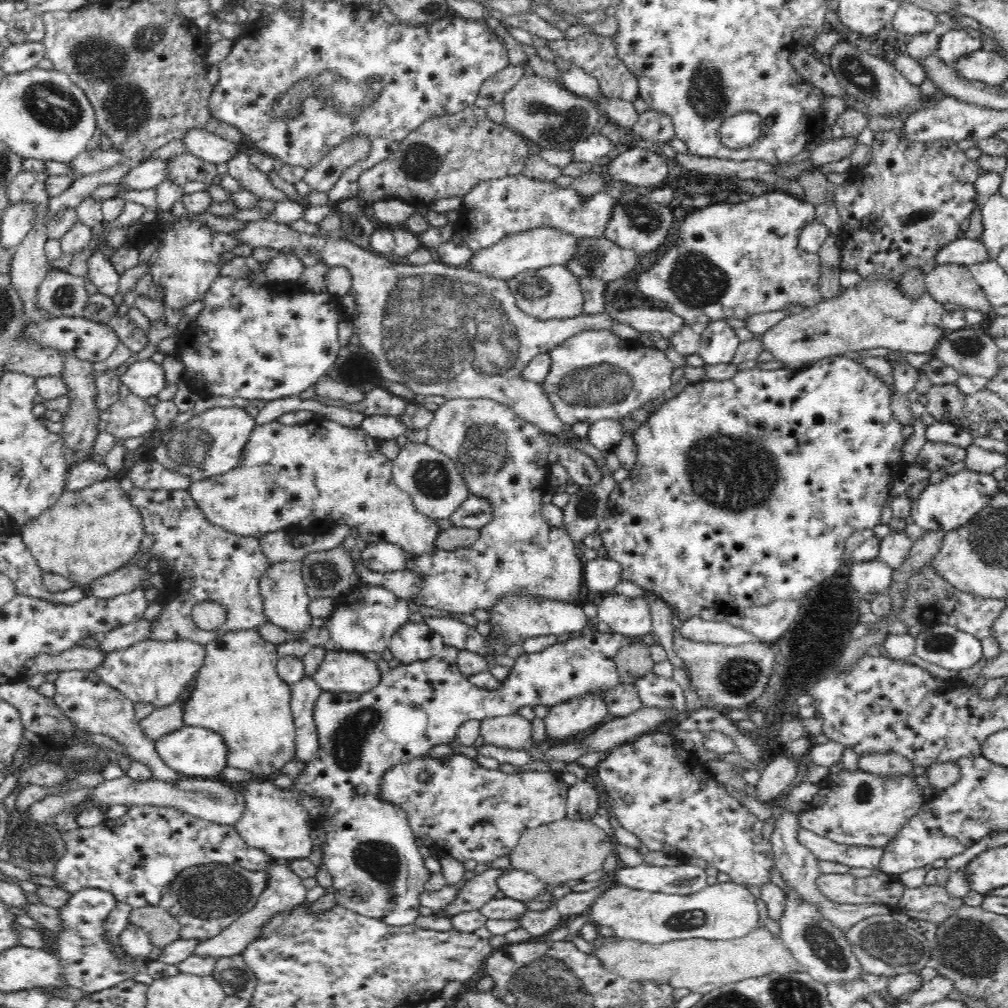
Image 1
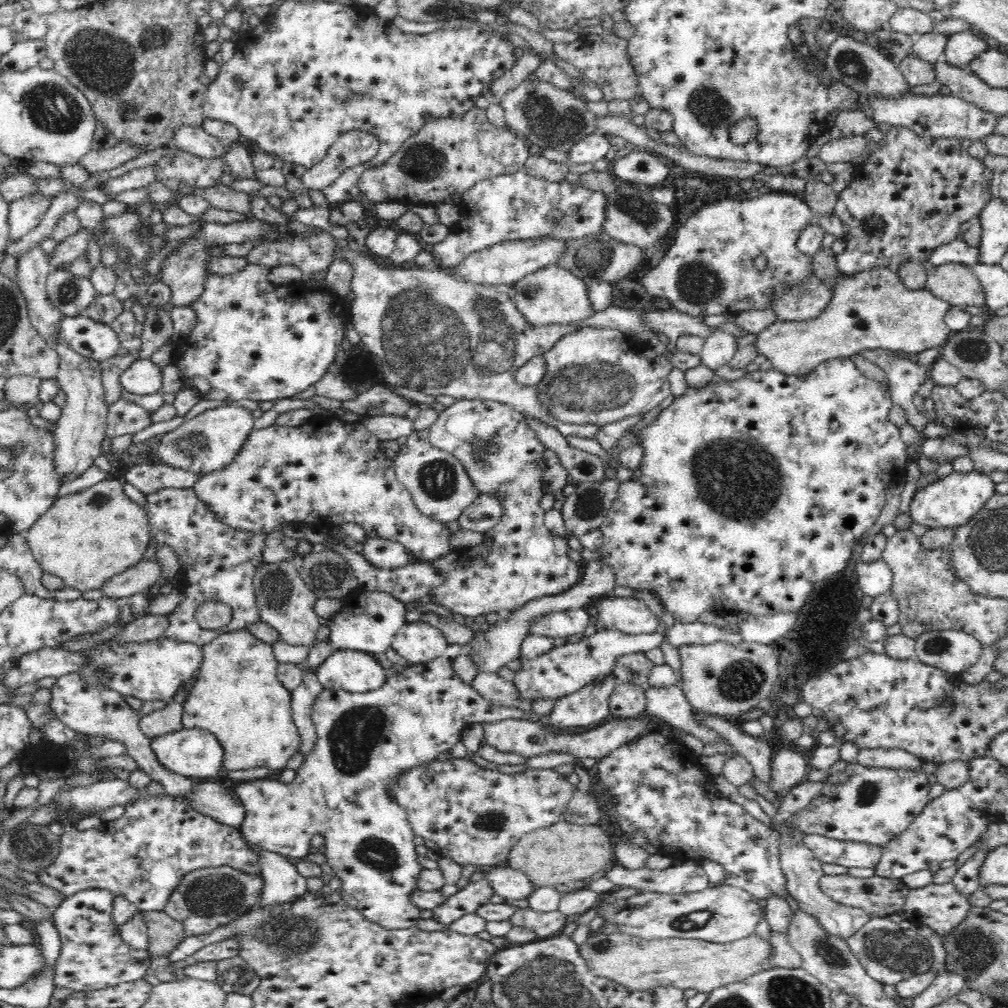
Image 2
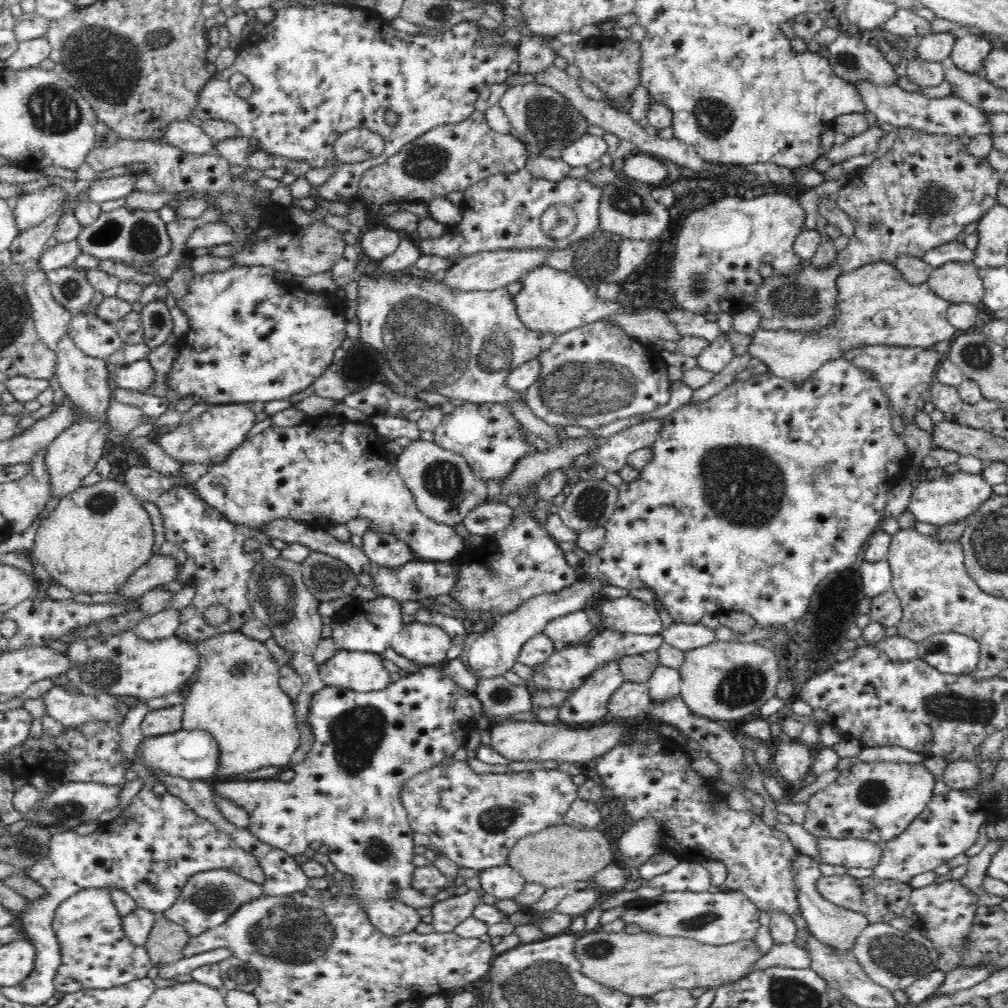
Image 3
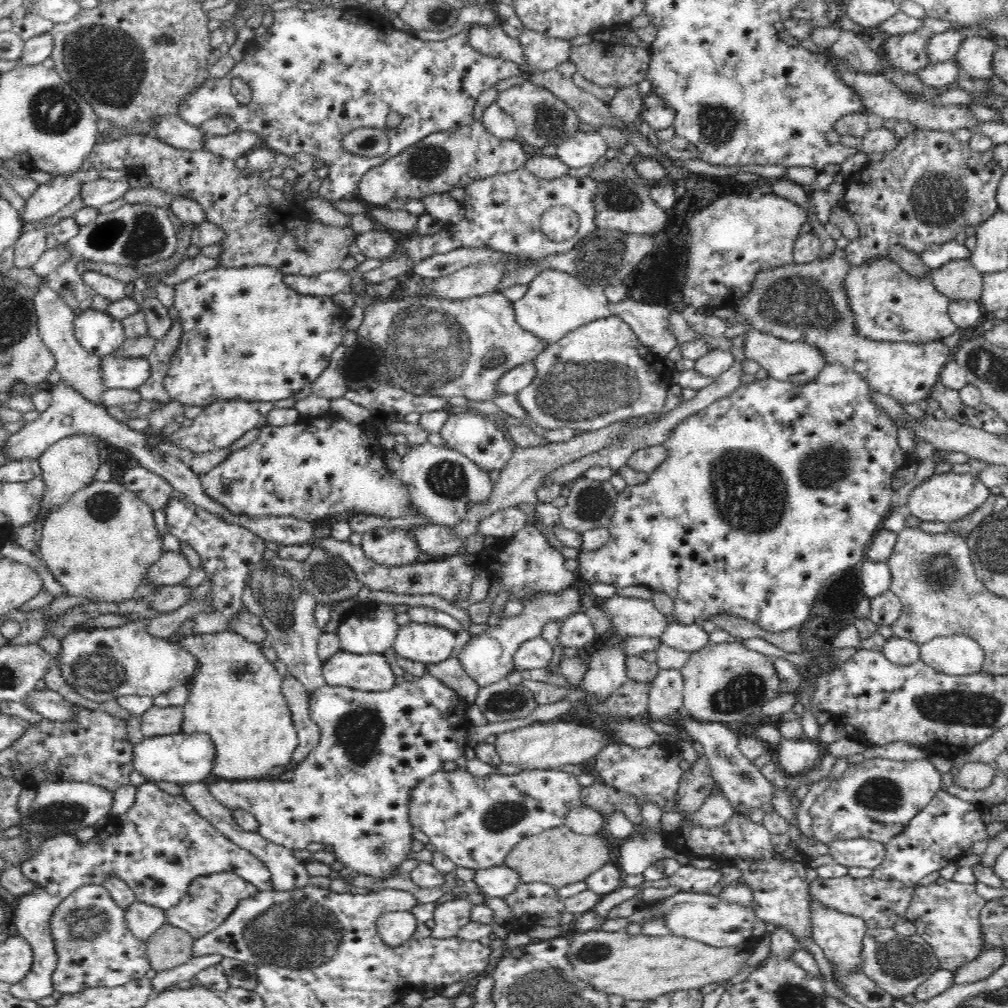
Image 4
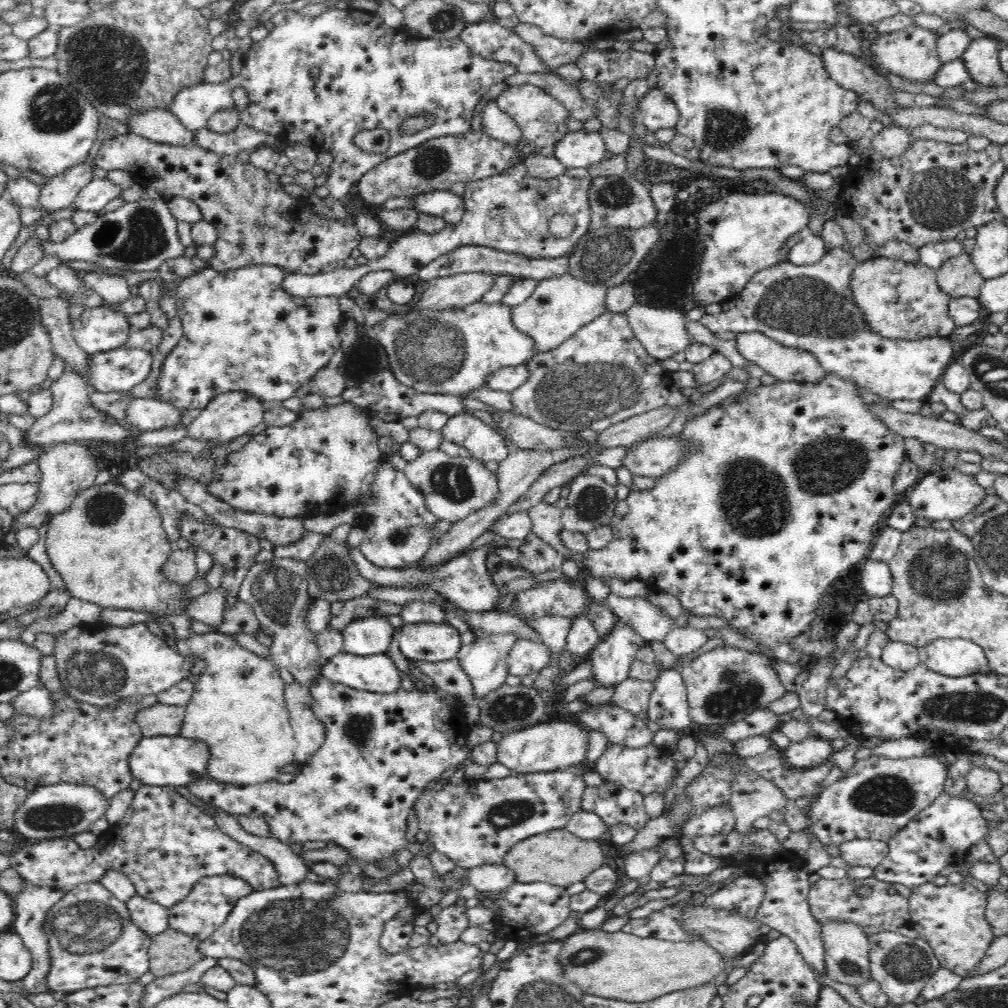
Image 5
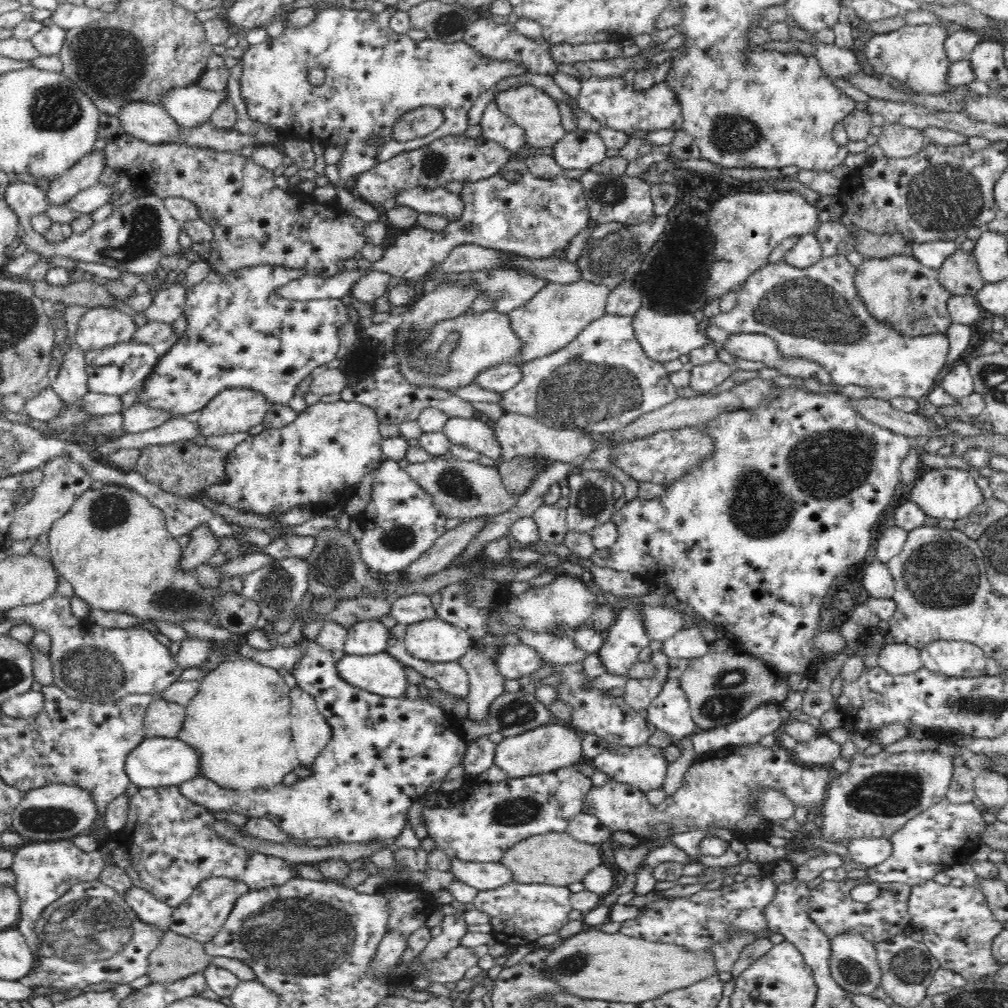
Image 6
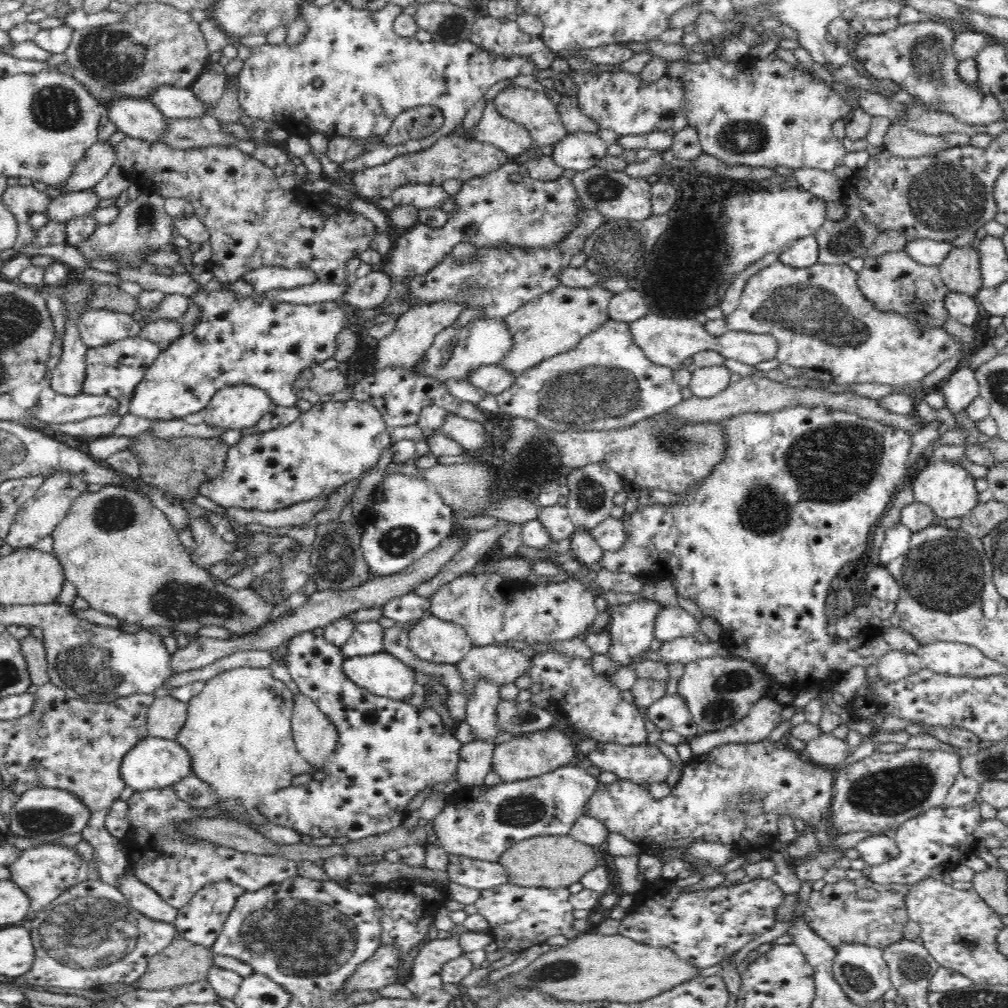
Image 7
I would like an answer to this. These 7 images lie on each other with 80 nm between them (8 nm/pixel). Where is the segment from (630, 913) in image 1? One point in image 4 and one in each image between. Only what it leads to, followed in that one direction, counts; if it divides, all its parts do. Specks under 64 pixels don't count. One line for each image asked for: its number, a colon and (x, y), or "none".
2: (725, 913)
3: (716, 917)
4: (707, 918)

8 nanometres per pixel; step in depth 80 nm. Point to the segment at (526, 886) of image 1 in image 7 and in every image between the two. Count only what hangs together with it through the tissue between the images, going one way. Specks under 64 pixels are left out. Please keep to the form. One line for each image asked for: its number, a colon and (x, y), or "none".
2: (509, 883)
3: (503, 882)
4: (499, 881)
5: (487, 878)
6: (483, 876)
7: (473, 873)

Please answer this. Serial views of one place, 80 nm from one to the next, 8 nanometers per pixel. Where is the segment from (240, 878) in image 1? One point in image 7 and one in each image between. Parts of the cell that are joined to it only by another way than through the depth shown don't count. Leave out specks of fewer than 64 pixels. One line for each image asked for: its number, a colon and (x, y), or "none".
2: (207, 898)
3: (208, 899)
4: (209, 900)
5: (207, 906)
6: (200, 917)
7: (201, 921)

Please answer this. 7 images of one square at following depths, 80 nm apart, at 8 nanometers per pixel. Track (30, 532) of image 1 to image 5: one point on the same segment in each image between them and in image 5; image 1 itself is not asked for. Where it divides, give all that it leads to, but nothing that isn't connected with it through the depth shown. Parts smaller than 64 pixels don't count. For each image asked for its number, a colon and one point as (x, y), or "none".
2: (86, 538)
3: (91, 541)
4: (100, 545)
5: (110, 547)

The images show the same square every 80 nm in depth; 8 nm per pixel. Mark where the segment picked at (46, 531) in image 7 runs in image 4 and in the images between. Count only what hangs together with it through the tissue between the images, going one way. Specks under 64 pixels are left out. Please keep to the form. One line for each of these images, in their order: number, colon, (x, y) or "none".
4: (68, 466)
5: (68, 468)
6: (64, 480)

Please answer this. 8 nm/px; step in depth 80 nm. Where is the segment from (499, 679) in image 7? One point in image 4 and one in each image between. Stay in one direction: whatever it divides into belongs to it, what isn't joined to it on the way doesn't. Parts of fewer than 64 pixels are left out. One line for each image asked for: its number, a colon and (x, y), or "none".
4: (536, 653)
5: (525, 658)
6: (513, 662)

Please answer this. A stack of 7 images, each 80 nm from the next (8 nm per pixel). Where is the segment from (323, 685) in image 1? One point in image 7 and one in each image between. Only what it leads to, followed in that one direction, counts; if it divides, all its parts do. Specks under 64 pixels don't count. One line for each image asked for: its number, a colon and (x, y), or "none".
2: (354, 671)
3: (364, 672)
4: (368, 672)
5: (377, 673)
6: (382, 674)
7: (383, 674)

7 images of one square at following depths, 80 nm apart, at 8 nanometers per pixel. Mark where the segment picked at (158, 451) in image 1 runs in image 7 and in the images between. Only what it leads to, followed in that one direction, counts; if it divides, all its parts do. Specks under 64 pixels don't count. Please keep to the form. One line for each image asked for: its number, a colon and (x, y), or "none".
2: (210, 441)
3: (214, 434)
4: (225, 420)
5: (230, 414)
6: (233, 410)
7: (234, 407)

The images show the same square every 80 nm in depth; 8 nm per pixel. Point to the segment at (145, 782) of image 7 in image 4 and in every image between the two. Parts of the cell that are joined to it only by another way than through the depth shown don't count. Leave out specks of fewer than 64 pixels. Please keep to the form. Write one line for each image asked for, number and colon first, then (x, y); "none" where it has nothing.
4: (181, 758)
5: (176, 761)
6: (156, 762)

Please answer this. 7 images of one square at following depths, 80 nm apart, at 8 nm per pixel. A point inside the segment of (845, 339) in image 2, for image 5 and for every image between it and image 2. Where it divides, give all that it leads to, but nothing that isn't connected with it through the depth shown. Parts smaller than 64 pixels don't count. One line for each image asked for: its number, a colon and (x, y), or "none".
3: (878, 306)
4: (889, 303)
5: (899, 299)

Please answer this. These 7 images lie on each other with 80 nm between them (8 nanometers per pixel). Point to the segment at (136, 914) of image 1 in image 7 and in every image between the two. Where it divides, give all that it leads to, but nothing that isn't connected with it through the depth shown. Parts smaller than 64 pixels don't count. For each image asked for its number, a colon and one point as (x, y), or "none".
2: (164, 933)
3: (165, 945)
4: (168, 948)
5: (171, 951)
6: (177, 956)
7: (181, 963)

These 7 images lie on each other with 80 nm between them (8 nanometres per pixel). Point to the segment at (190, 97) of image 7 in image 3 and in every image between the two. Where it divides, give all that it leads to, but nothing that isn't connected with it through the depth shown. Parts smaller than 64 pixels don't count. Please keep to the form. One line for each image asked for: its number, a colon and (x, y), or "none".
3: (318, 71)
4: (316, 75)
5: (371, 76)
6: (190, 106)

